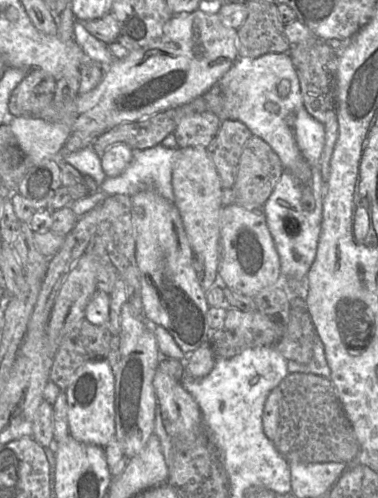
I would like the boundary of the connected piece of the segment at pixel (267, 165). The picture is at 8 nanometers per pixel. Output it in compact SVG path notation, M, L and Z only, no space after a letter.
M256 135L244 145L236 181L234 203L247 209L263 208L284 167L271 146Z

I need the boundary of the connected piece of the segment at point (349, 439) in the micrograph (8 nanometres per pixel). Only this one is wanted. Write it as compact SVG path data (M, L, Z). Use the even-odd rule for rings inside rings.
M304 373L288 374L279 385L279 425L273 441L288 463L350 463L360 447L330 379Z

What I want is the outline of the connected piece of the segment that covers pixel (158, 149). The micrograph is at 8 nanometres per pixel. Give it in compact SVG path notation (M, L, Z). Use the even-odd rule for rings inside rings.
M160 143L135 151L129 166L118 176L106 177L98 190L109 196L133 196L143 190L154 190L173 202L172 170L177 148L168 148Z

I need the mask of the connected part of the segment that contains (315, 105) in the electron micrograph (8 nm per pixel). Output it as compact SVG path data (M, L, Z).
M312 36L303 42L291 45L288 55L299 79L306 111L324 125L337 118L337 53L325 40Z

